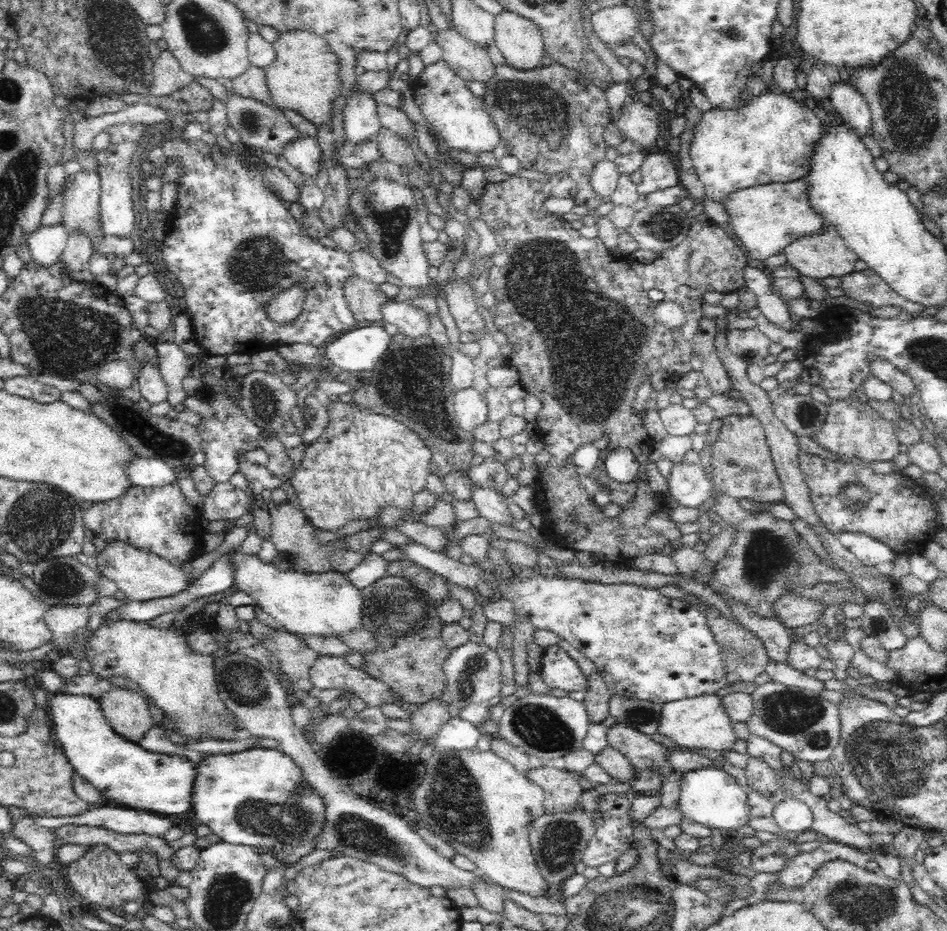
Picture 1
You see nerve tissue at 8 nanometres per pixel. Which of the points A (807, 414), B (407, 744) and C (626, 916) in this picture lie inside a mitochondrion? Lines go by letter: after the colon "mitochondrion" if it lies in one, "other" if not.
A: mitochondrion
B: other
C: mitochondrion

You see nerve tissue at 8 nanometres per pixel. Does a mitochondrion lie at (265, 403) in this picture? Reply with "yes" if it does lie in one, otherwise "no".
yes

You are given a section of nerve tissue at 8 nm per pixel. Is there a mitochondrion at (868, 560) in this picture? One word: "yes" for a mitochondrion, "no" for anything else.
no

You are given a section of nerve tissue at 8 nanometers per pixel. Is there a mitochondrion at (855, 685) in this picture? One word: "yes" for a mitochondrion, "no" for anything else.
no

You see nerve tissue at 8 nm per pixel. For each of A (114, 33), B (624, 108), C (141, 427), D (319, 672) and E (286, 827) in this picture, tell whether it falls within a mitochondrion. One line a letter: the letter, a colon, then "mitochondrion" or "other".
A: mitochondrion
B: other
C: mitochondrion
D: other
E: mitochondrion

